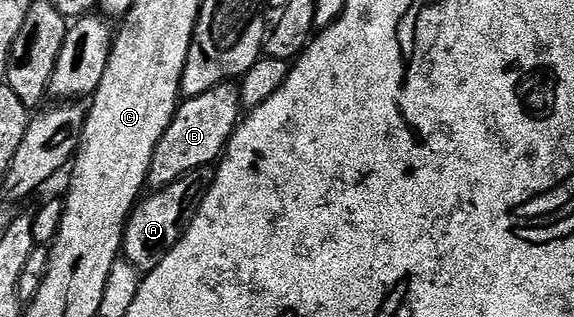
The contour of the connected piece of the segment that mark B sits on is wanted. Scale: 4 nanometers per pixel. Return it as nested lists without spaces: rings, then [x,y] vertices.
[[[230,82],[218,84],[212,90],[208,90],[199,96],[183,99],[179,103],[178,111],[175,112],[168,130],[164,130],[164,134],[154,151],[154,161],[150,163],[148,177],[149,187],[154,190],[166,188],[172,182],[176,182],[181,176],[188,176],[202,170],[198,168],[204,167],[205,164],[211,163],[210,165],[213,165],[225,152],[226,143],[230,141],[230,135],[240,123],[238,110],[240,111],[239,89]]]

